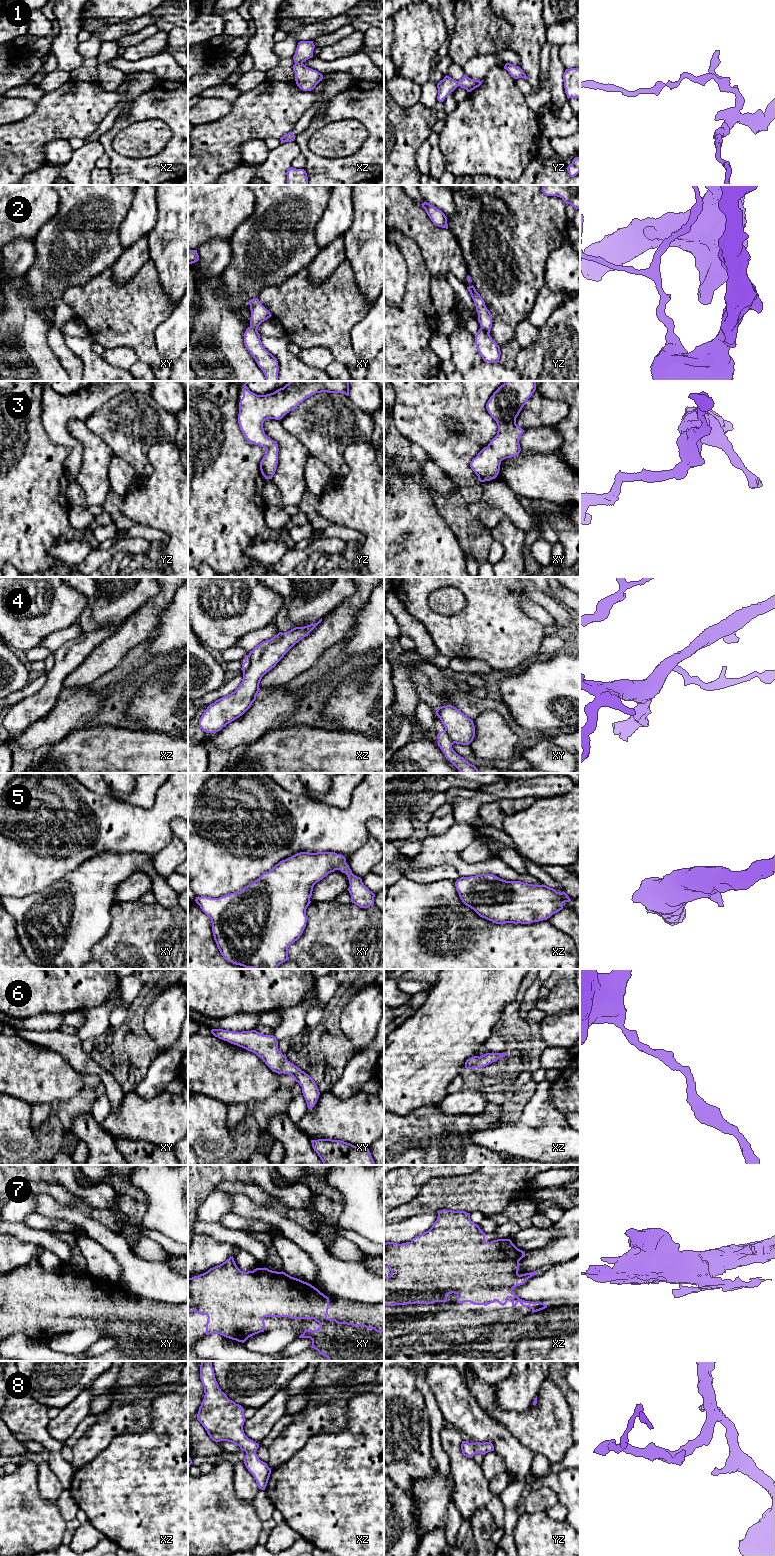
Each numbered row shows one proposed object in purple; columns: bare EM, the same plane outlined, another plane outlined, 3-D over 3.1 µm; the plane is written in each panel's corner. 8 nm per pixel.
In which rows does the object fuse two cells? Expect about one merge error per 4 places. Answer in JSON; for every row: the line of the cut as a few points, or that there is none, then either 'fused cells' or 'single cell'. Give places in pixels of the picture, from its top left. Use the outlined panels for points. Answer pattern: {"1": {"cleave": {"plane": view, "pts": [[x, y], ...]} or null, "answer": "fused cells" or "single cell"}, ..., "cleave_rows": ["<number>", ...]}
{"1": {"cleave": null, "answer": "single cell"}, "2": {"cleave": {"plane": "yz", "pts": [[481, 326], [488, 333]]}, "answer": "fused cells"}, "3": {"cleave": null, "answer": "single cell"}, "4": {"cleave": {"plane": "xz", "pts": [[249, 655], [249, 666], [243, 672]]}, "answer": "fused cells"}, "5": {"cleave": null, "answer": "single cell"}, "6": {"cleave": null, "answer": "single cell"}, "7": {"cleave": null, "answer": "single cell"}, "8": {"cleave": null, "answer": "single cell"}, "cleave_rows": ["2", "4"]}

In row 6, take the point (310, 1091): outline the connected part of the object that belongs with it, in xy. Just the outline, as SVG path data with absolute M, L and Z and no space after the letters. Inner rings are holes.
M212 1029L211 1033L231 1044L242 1047L260 1057L265 1064L278 1074L289 1074L302 1087L302 1093L308 1109L315 1106L320 1092L314 1080L287 1060L278 1049L278 1041L273 1035L263 1035L256 1030L235 1032L223 1029Z

